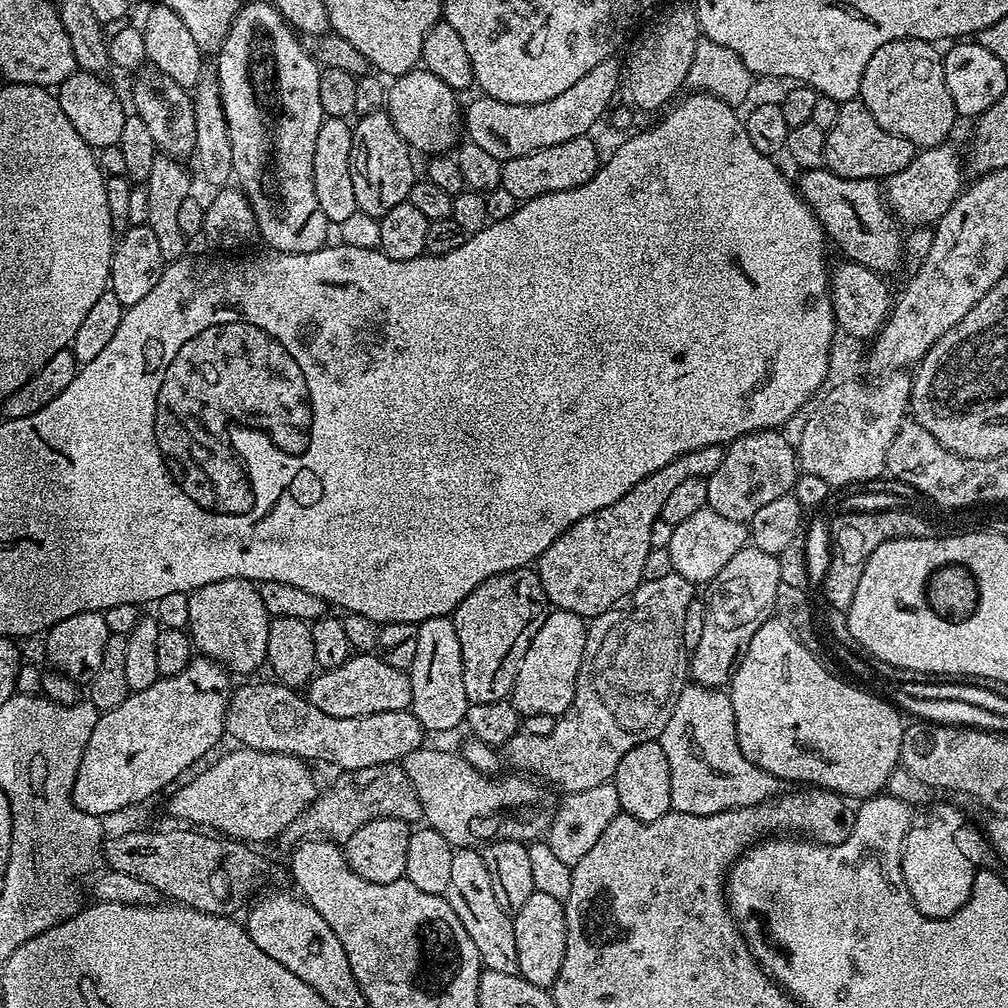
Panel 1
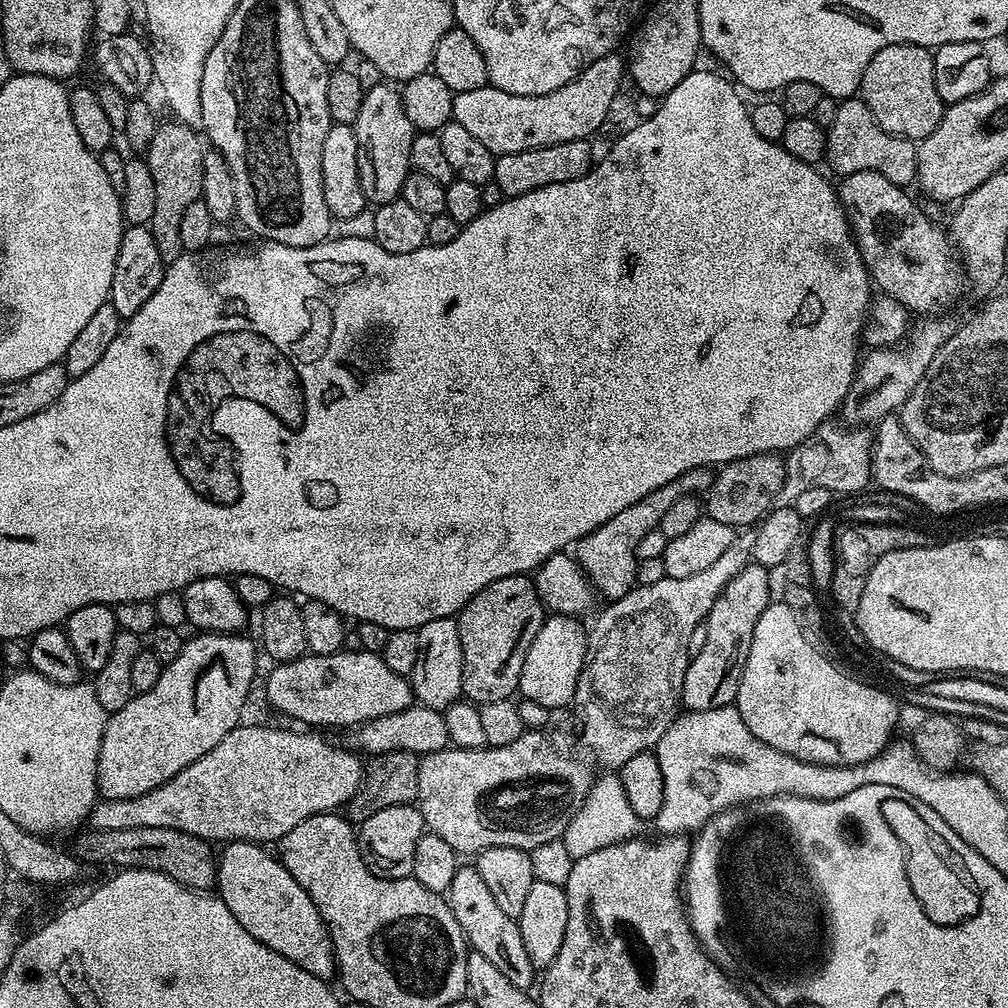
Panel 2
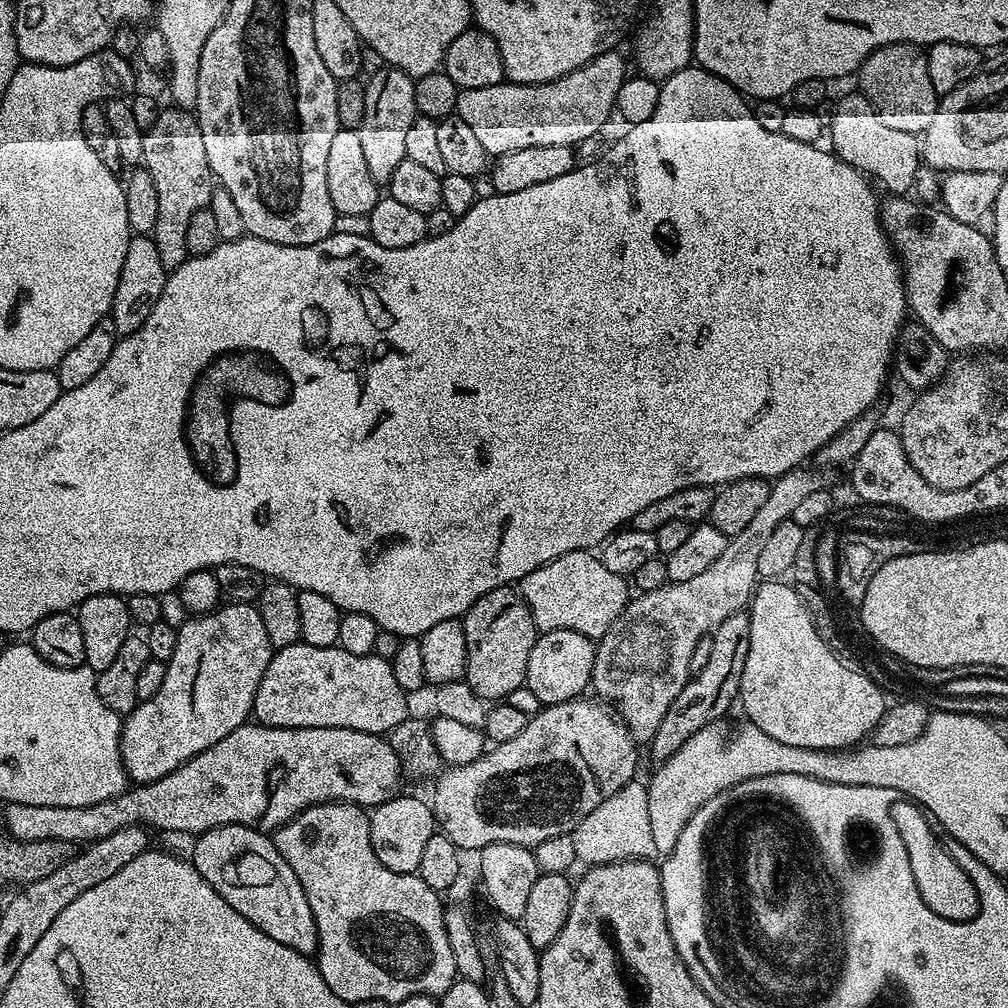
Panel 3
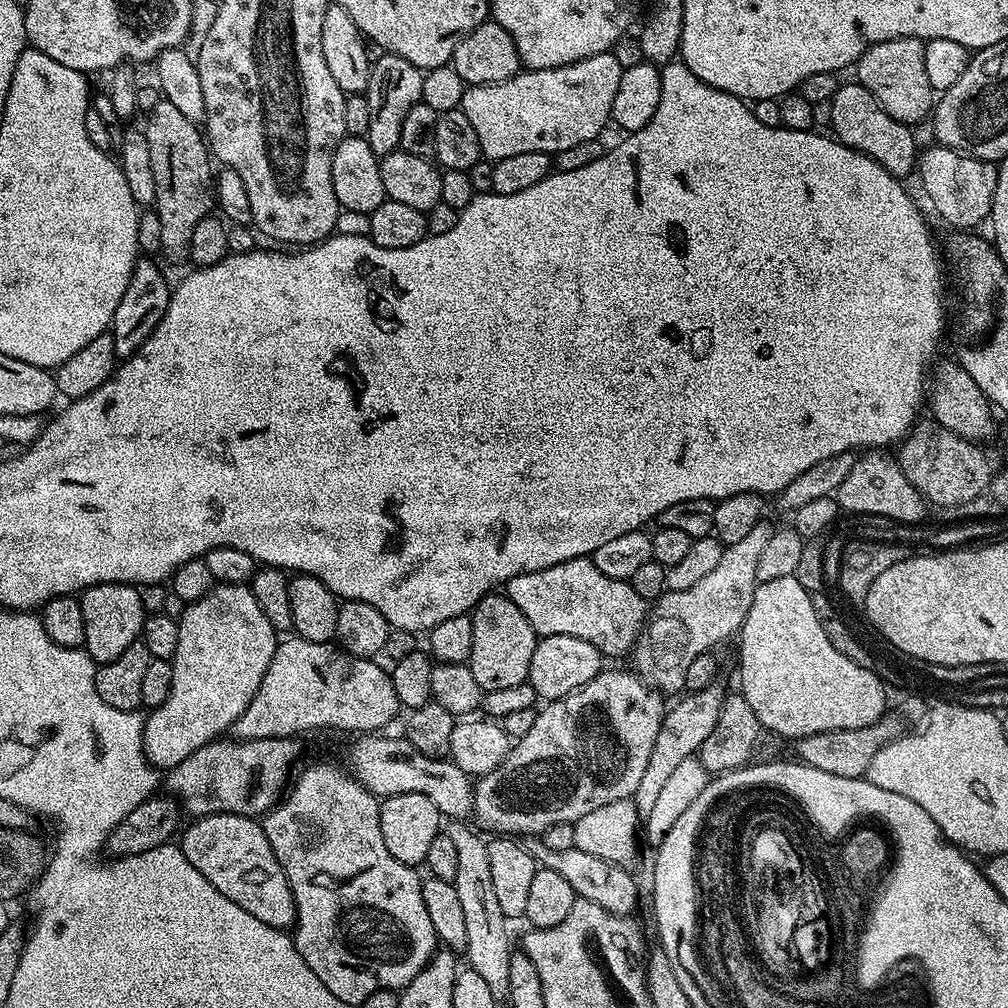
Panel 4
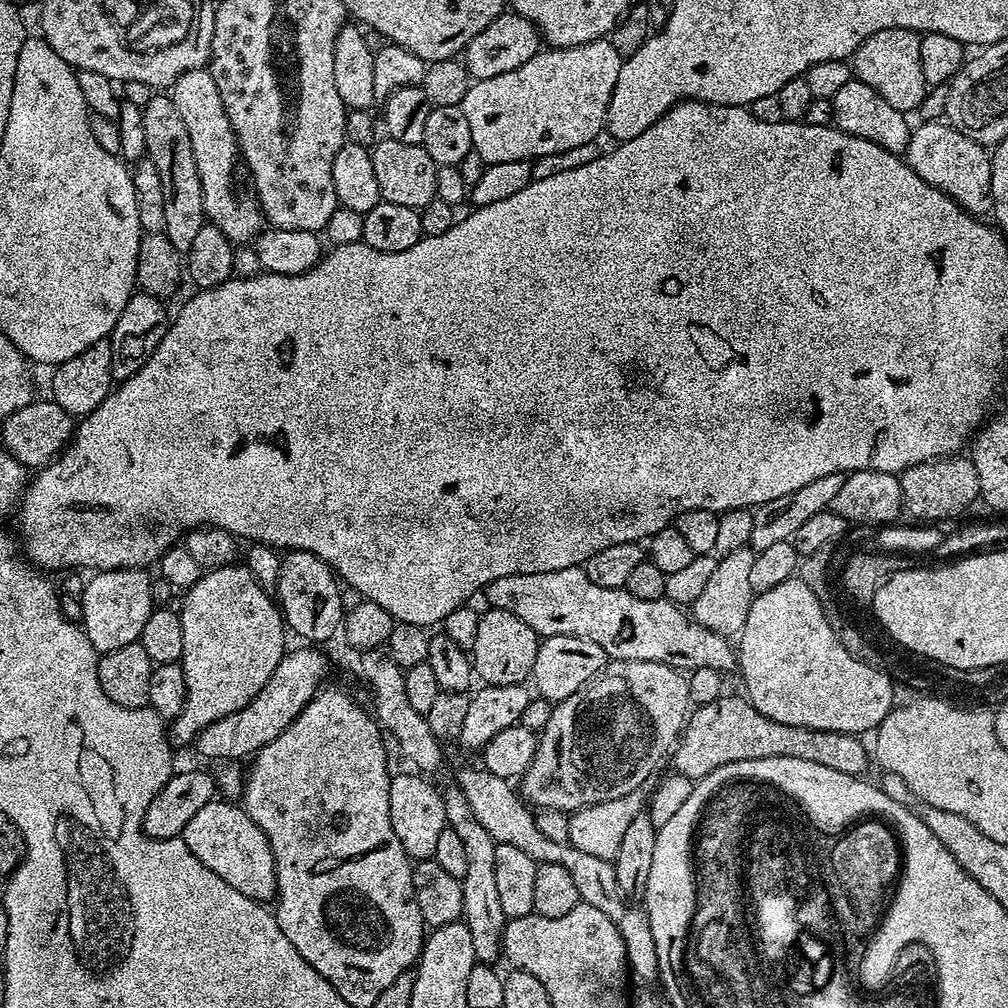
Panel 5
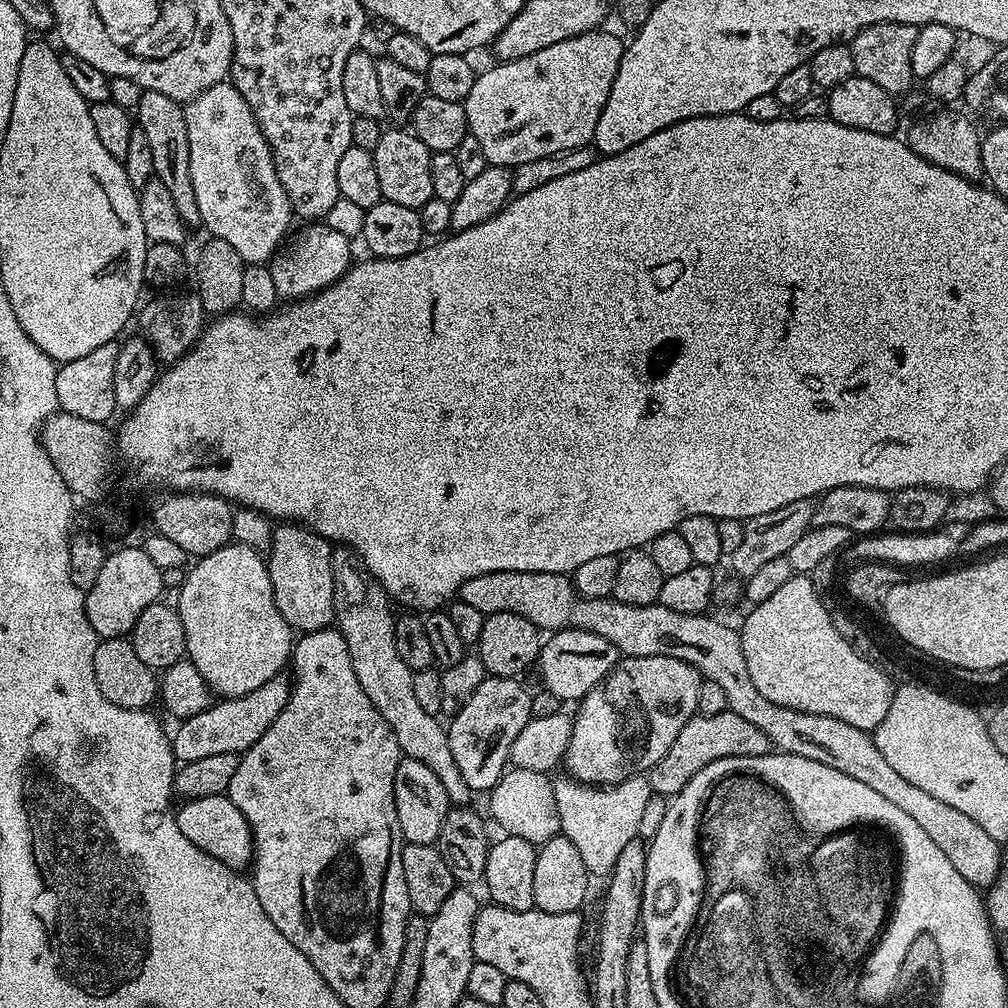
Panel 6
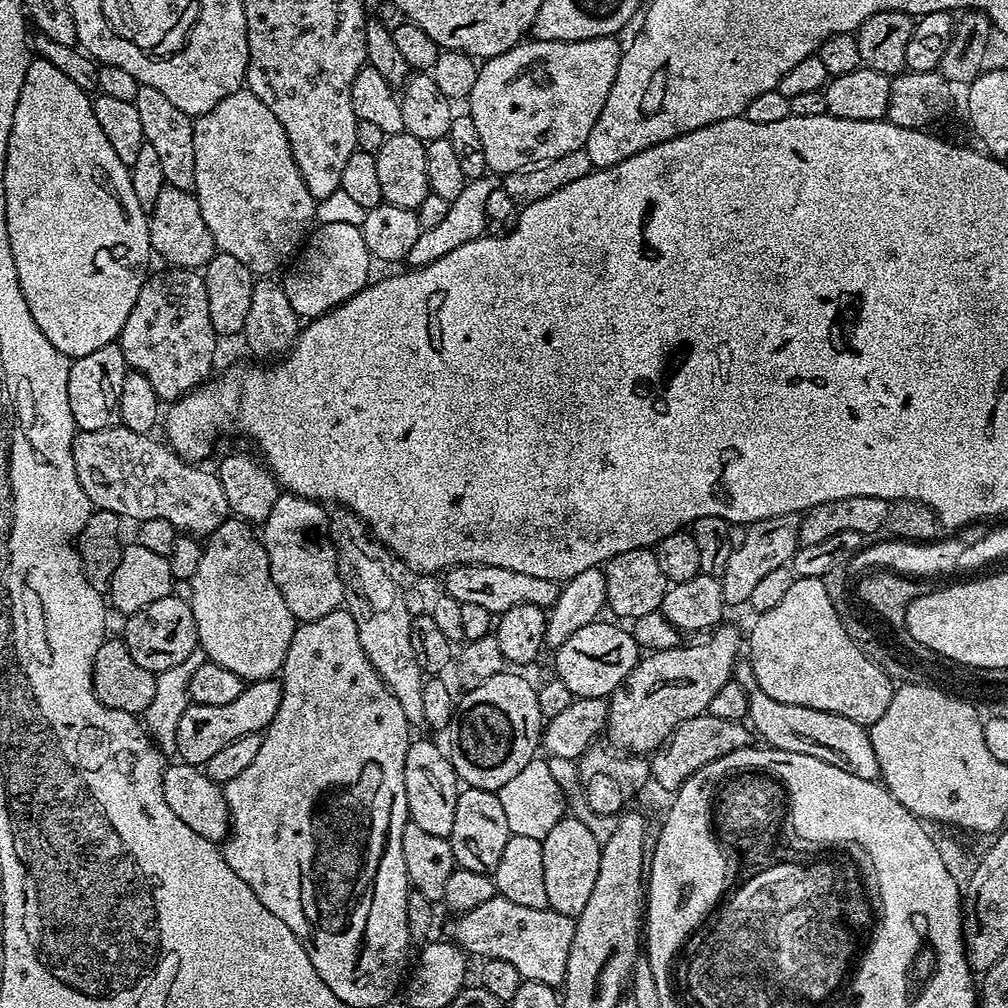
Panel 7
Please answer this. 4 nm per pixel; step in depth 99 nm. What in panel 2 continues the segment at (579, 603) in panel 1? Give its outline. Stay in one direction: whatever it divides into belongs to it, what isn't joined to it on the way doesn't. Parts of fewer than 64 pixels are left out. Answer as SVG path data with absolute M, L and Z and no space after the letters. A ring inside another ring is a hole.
M695 468L678 478L674 482L666 482L666 486L658 486L646 498L634 502L634 506L626 506L619 514L614 514L610 522L598 526L590 534L586 534L574 545L574 559L580 563L584 575L588 577L593 589L605 596L605 601L620 600L627 592L631 592L636 584L636 547L650 530L660 527L662 514L672 503L678 502L683 496L695 496L707 493L714 482L716 472L710 468Z

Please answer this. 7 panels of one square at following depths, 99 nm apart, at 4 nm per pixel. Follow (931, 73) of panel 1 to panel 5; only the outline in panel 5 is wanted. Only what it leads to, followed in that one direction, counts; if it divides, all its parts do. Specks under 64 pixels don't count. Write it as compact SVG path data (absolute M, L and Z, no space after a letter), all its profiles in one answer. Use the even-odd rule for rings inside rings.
M887 28L878 30L878 34L870 34L862 46L850 57L851 71L855 79L866 82L870 90L878 90L894 110L905 114L917 111L923 98L930 91L926 82L926 74L922 74L921 33L909 28Z

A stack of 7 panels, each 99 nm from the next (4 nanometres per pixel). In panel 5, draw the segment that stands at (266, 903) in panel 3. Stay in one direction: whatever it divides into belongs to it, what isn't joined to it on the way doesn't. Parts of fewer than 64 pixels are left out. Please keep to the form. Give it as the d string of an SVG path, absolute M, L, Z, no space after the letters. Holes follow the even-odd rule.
M223 798L211 800L190 818L190 822L186 822L182 838L190 854L194 854L206 870L214 870L226 886L234 886L238 894L246 894L251 900L275 901L276 859L270 850L270 842L239 803Z

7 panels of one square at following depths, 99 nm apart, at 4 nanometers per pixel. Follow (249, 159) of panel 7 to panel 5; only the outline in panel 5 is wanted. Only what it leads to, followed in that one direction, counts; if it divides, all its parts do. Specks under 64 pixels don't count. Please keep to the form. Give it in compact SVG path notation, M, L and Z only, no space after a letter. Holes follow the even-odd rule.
M195 68L180 75L172 84L170 95L178 109L178 116L185 123L193 147L195 166L202 182L205 219L218 226L234 244L251 243L263 231L263 209L253 199L238 200L234 194L232 178L234 162L238 160L240 152L238 137L211 71L206 68Z

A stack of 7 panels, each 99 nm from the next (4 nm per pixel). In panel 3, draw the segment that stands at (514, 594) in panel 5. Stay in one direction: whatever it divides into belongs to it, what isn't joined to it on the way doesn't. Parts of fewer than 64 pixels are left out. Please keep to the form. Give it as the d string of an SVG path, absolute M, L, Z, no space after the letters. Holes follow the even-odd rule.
M592 550L567 552L546 566L538 566L538 570L530 570L526 578L518 581L518 591L540 632L574 630L593 638L610 630L614 618L622 614L630 599L629 581L614 574L614 570L606 570L599 555Z

